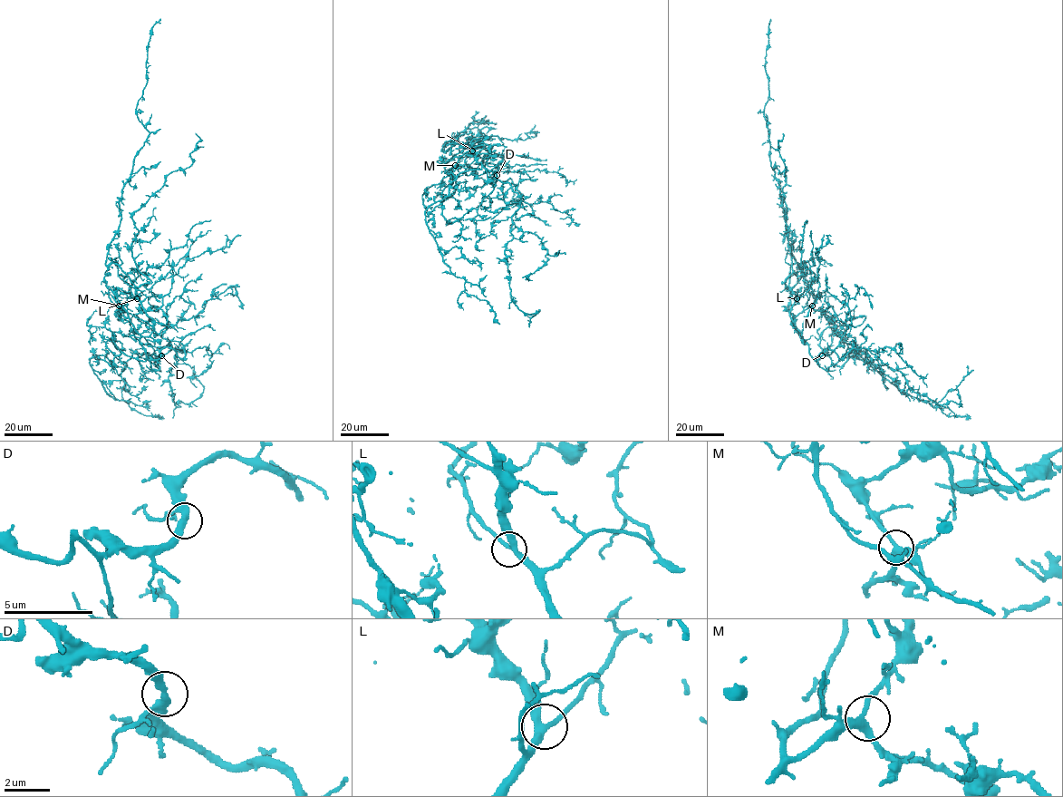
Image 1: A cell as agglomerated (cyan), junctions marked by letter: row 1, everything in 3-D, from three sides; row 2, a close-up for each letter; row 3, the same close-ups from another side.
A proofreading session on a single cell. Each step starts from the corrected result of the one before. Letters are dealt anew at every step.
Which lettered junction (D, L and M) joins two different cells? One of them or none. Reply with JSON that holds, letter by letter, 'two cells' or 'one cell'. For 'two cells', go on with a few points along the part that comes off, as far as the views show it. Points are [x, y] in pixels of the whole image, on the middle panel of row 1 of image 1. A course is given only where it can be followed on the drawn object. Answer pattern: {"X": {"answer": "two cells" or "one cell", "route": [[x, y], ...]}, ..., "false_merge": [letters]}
{"D": {"answer": "one cell"}, "L": {"answer": "one cell"}, "M": {"answer": "one cell"}, "false_merge": []}

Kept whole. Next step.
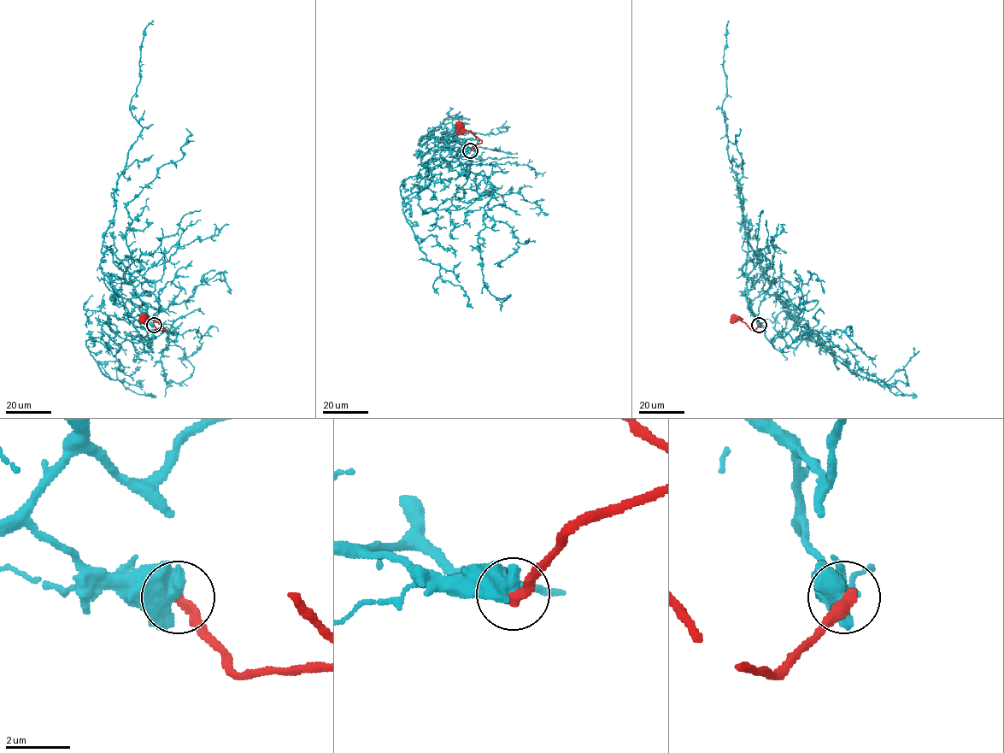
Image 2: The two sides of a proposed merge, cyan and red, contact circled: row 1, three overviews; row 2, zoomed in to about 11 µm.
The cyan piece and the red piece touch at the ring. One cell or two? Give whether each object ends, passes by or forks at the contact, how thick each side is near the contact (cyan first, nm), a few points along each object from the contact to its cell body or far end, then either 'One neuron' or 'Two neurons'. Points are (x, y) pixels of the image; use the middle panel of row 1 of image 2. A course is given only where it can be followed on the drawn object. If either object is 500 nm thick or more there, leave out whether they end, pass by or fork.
Thickness 550 nm (cyan) against 360 nm. Course of cyan: (470, 150), (460, 147), (463, 140), (457, 138), (418, 144), (444, 119), (459, 117), (447, 113), (470, 120). Course of red: (470, 150), (481, 141), (460, 125). Two neurons

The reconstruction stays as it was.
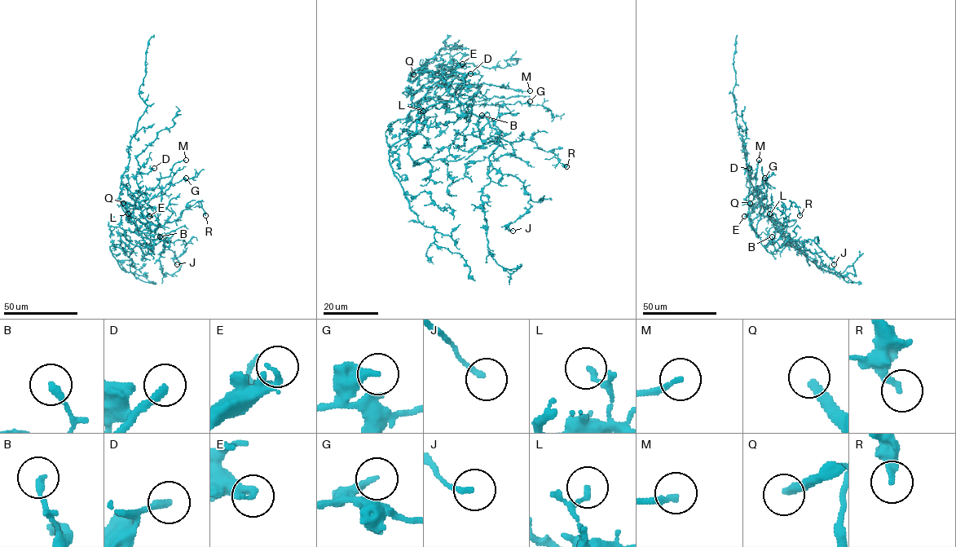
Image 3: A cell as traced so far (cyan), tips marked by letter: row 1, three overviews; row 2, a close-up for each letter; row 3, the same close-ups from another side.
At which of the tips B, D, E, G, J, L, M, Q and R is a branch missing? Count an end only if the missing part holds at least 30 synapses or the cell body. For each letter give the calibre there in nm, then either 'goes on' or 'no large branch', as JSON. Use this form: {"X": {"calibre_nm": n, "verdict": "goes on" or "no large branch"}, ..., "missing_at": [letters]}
{"B": {"calibre_nm": 240, "verdict": "no large branch"}, "D": {"calibre_nm": 260, "verdict": "goes on"}, "E": {"calibre_nm": 300, "verdict": "no large branch"}, "G": {"calibre_nm": 280, "verdict": "no large branch"}, "J": {"calibre_nm": 170, "verdict": "no large branch"}, "L": {"calibre_nm": 160, "verdict": "no large branch"}, "M": {"calibre_nm": 220, "verdict": "goes on"}, "Q": {"calibre_nm": 280, "verdict": "goes on"}, "R": {"calibre_nm": 260, "verdict": "no large branch"}, "missing_at": ["D", "M", "Q"]}

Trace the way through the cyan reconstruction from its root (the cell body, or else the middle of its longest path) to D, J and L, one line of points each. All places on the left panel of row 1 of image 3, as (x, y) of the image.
D: (142, 212), (138, 202), (146, 196), (140, 190), (136, 174), (147, 174), (154, 168)
J: (142, 212), (150, 223), (141, 235), (147, 247), (157, 239), (168, 247), (164, 240), (186, 242), (177, 264)
L: (142, 212), (149, 225), (129, 214), (126, 218), (129, 216), (128, 213)

